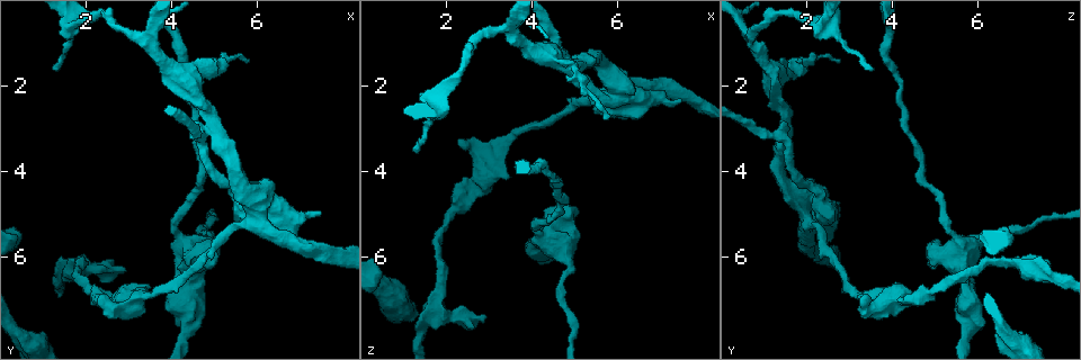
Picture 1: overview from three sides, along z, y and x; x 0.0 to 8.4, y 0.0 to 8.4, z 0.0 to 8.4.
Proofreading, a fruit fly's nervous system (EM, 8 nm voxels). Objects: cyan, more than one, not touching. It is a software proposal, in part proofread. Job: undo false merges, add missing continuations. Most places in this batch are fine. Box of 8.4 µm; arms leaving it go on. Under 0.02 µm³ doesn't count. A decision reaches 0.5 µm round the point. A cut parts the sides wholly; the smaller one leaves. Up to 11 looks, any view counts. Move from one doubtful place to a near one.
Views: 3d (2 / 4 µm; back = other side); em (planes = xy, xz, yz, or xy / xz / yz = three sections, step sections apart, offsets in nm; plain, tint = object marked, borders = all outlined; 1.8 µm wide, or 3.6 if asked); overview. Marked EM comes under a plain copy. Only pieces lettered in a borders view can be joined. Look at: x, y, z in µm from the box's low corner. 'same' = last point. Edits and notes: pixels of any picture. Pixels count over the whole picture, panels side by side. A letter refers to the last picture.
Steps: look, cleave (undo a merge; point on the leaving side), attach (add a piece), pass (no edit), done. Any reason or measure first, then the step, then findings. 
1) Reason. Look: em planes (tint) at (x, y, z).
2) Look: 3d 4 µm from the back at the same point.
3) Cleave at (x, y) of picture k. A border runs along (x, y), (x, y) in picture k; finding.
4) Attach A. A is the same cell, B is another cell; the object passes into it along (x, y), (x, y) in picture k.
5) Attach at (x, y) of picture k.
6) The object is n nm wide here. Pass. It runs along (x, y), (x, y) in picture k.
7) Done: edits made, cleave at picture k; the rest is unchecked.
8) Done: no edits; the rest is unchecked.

Branch stops here. Look: em planes (borders) at (2.90, 6.40, 7.55).

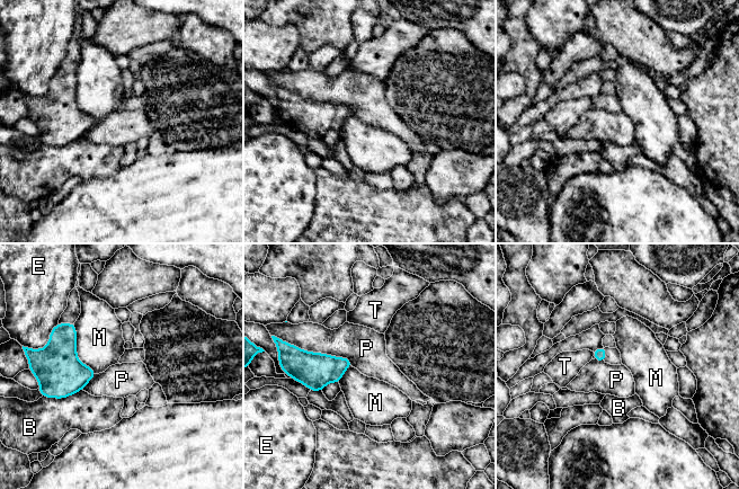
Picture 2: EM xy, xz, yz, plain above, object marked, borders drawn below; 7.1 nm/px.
The longest contact is with P, 440 nm. Pass. B, E, M, P and T are other cells; no lettered piece goes on from it.

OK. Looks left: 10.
Thick turns thin. Look: em xy step 8 (borders) at (4.05, 5.30, 5.30).

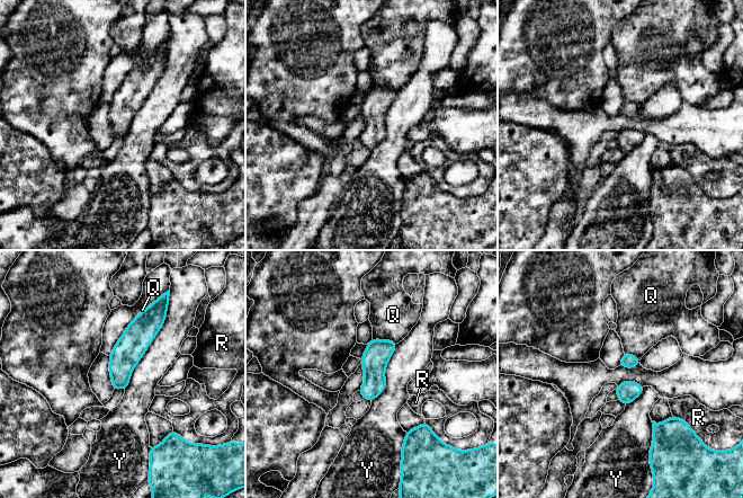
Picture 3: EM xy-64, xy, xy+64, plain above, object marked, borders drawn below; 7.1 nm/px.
Look: em planes (borders) at the same point.

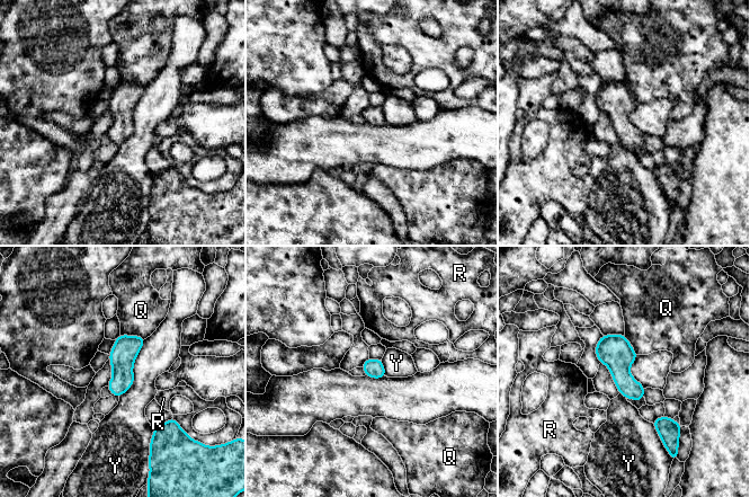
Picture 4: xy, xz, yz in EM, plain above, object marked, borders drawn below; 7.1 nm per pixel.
The object is 130 nm wide here. Pass. Q, R and Y are other cells; a border runs along (146, 338), (118, 397) in picture 4; one neuron here.

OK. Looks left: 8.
Sudden change in width. Look: 3d 2 µm from the back at (2.35, 7.05, 4.55).

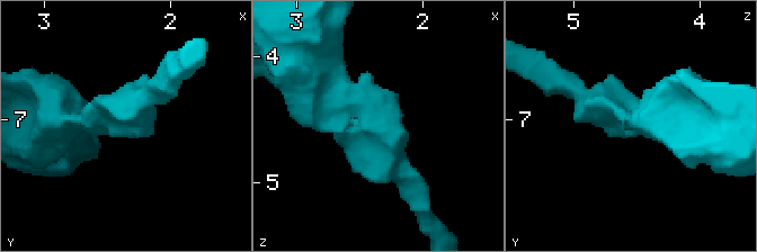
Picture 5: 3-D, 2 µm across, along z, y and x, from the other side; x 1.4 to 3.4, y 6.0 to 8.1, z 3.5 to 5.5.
The arms are 170, 460 nm wide. Look: em xz step 8 (tint) at (2.36, 6.98, 4.52).

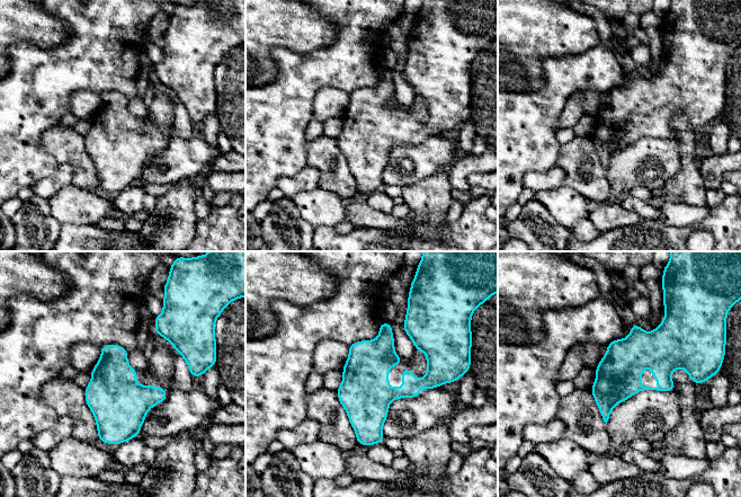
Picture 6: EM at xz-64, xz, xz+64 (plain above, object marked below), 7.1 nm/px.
Look: em xz step 8 (borders) at the same point.

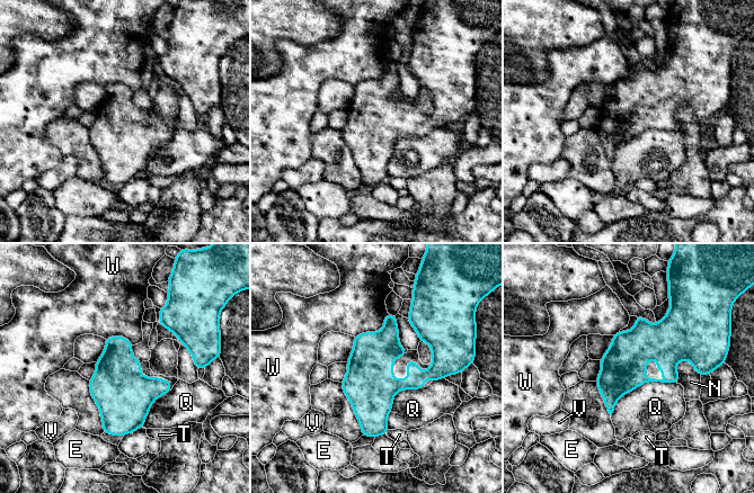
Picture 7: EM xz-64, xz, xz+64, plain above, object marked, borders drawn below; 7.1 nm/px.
The object is 320 nm wide here. Pass. E, N, Q, T, V and W are other cells; a border runs along (388, 313), (379, 331), (354, 337) in picture 7; one neuron here.

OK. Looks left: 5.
Sudden change in width. Look: em 3.6 µm yz step 4 (tint) at (6.05, 4.80, 2.35).

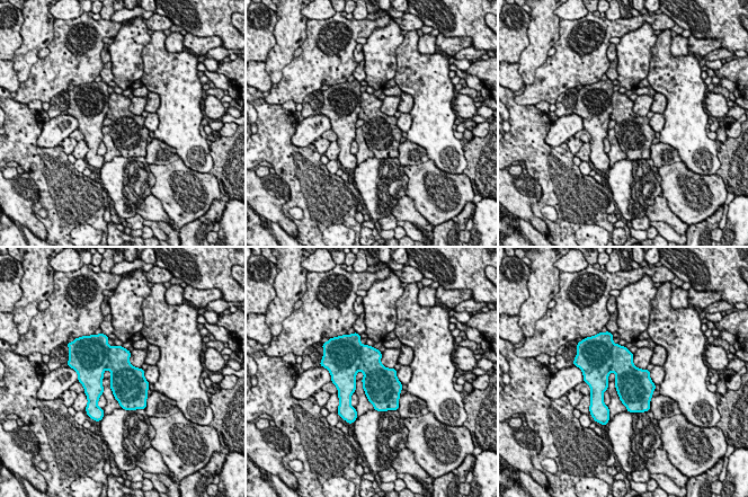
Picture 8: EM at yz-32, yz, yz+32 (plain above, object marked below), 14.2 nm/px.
Look: em 3.6 µm planes (borders) at the same point.

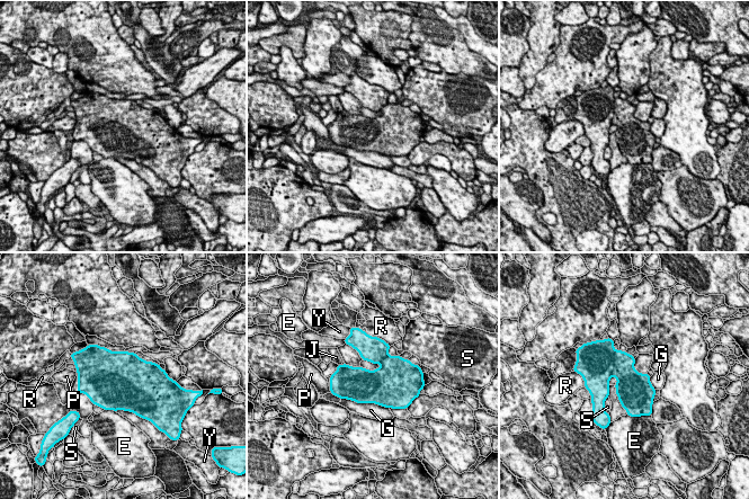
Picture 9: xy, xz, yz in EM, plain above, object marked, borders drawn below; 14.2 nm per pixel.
The object is 460 nm wide here. Cleave at (624, 371) of picture 9. E, G, J, P, R, S and Y are other cells; a border runs along (615, 350), (613, 366) in picture 9; two neurons meet here.

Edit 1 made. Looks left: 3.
Done: edits made, cleave at picture 9; the rest is unchecked.

